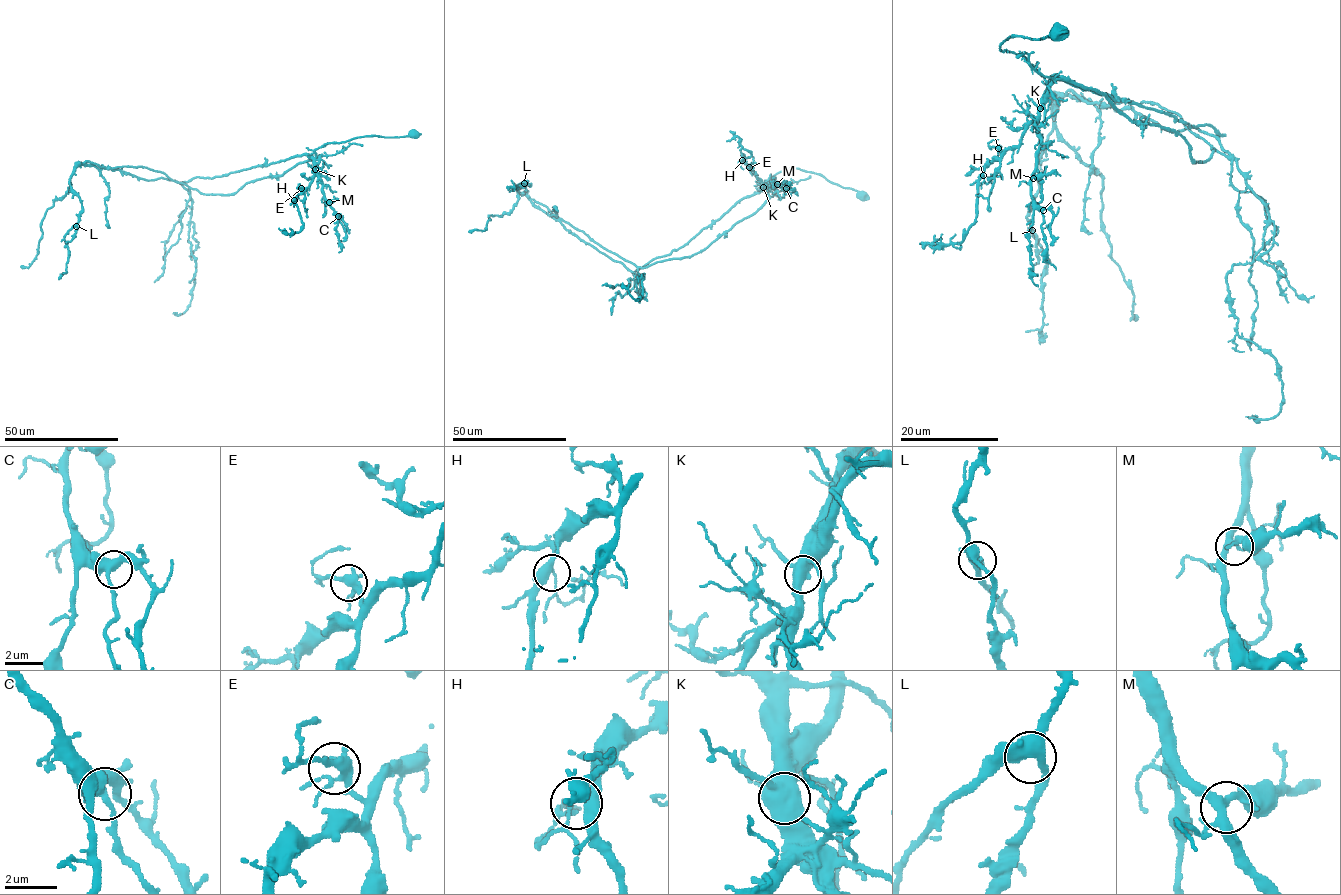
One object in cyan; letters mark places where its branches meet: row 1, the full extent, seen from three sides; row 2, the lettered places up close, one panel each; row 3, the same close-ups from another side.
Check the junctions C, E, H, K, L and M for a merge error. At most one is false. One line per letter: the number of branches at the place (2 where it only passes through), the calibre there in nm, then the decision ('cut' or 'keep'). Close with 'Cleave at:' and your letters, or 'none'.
C: 4 branches meet; 420 nm thick; keep
E: 4 branches meet; 320 nm thick; keep
H: 4 branches meet; 220 nm thick; keep
K: 5 branches meet; 650 nm thick; cut
L: 3 branches meet; 440 nm thick; keep
M: 5 branches meet; 300 nm thick; keep
Cleave at: K

